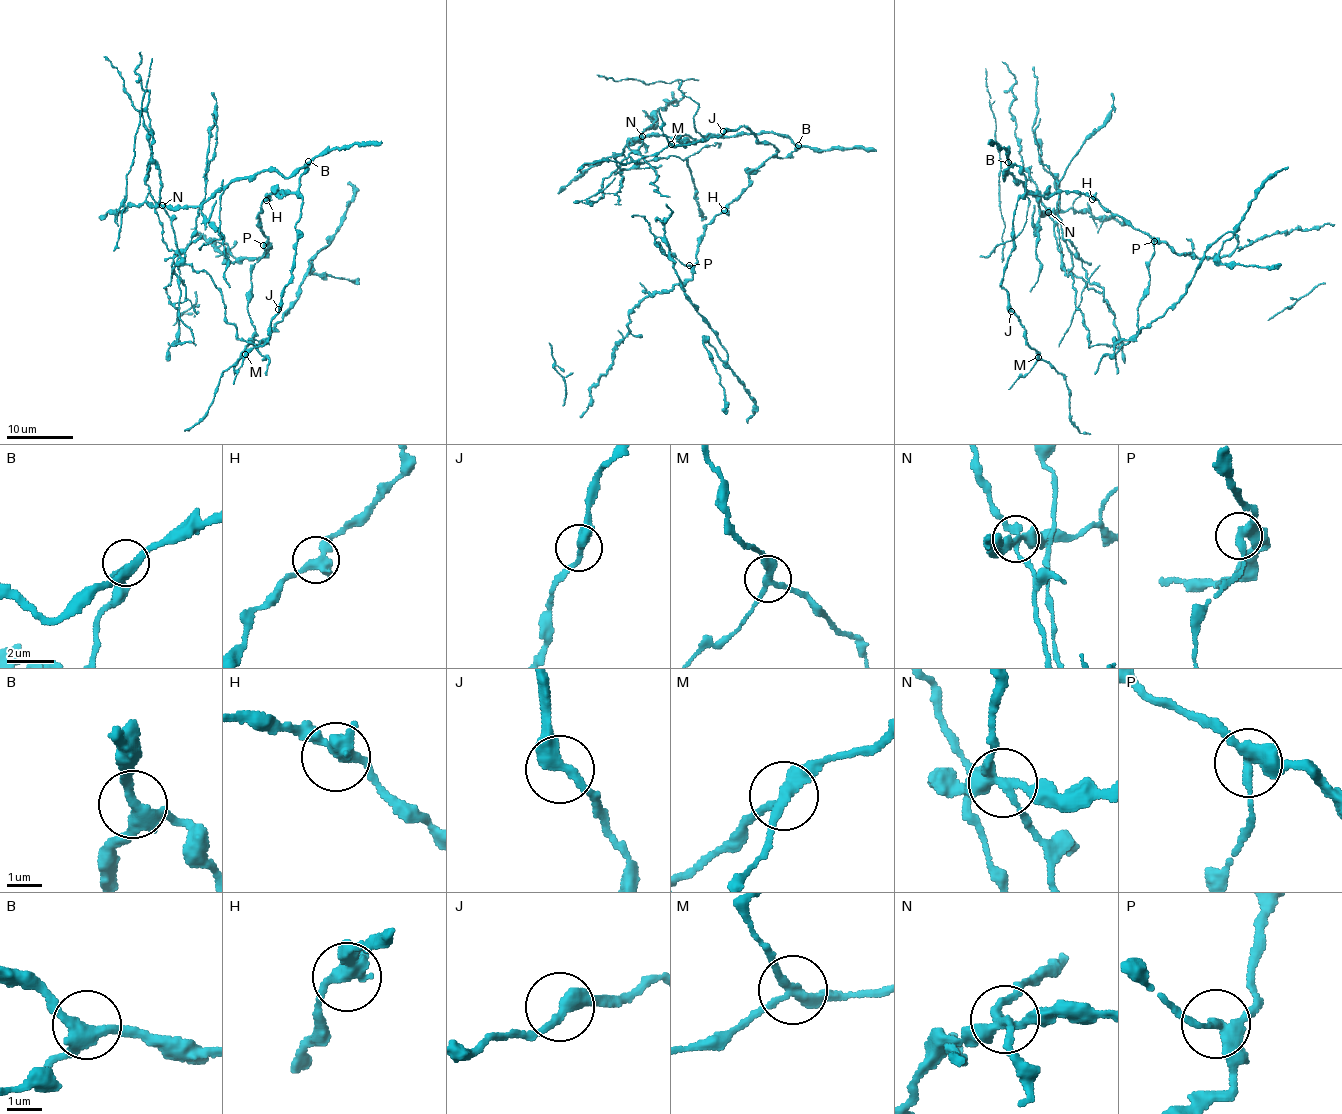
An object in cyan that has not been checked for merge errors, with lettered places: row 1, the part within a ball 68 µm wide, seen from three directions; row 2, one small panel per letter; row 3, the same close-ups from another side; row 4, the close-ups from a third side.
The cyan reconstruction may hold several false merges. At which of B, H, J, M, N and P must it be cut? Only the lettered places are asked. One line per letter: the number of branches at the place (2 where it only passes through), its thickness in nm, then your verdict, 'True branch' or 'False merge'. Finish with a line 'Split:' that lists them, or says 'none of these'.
B: Branches: 3. Thickness 280 nm. True branch
H: Branches: 3. Thickness 320 nm. True branch
J: Branches: 2. Thickness 360 nm. True branch
M: Branches: 3. Thickness 280 nm. False merge
N: Branches: 4. Thickness 280 nm. False merge
P: Branches: 3. Thickness 300 nm. False merge
Split: M, N, P

